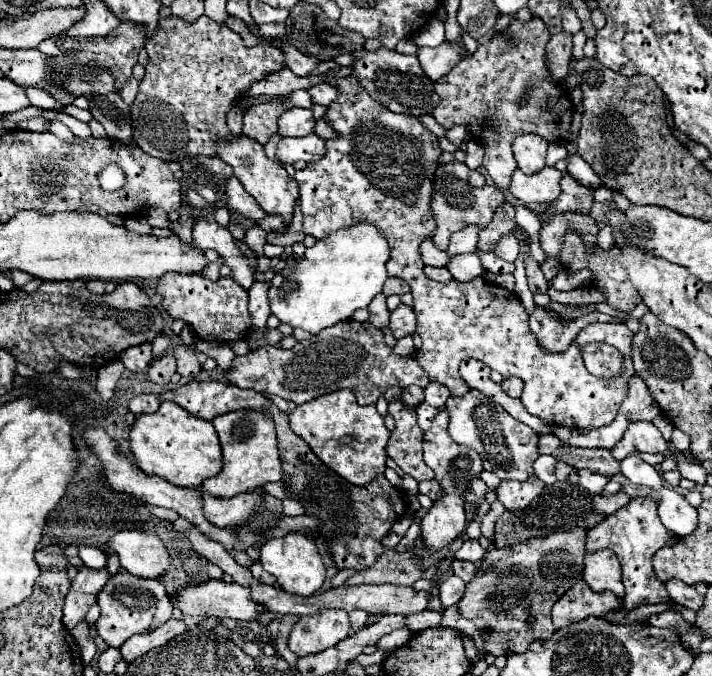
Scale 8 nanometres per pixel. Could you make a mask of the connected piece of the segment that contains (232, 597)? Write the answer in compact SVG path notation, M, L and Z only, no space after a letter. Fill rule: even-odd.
M214 579L204 585L190 585L182 589L172 601L184 615L192 615L192 617L220 617L220 619L230 617L238 621L258 621L262 613L268 613L266 607L262 607L252 599L252 593L248 591L248 587L240 587L238 583L214 581Z

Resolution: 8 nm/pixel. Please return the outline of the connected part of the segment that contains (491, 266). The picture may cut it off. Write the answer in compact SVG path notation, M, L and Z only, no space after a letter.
M480 253L482 257L482 263L486 267L486 271L494 274L512 274L515 270L514 263L508 263L508 261L502 261L498 255L494 253Z

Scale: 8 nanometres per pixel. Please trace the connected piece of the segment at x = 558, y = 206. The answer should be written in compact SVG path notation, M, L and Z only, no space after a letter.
M568 173L564 175L562 179L562 195L550 205L550 211L544 211L544 221L542 225L546 225L554 215L558 213L584 213L588 215L590 213L590 207L594 203L592 199L592 189L590 187L582 187L578 181L574 181Z

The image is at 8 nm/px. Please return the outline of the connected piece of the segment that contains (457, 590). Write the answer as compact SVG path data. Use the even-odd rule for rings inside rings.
M448 575L440 585L438 585L438 591L440 591L440 603L442 607L452 607L460 601L460 597L464 595L464 587L466 583L462 579L458 579L456 575Z

